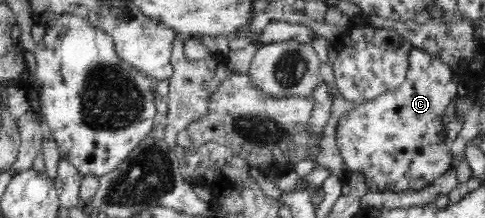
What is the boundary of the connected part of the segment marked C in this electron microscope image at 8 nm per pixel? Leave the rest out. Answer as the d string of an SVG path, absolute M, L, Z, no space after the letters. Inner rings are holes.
M414 47L408 59L410 66L406 79L399 87L389 89L387 93L371 101L356 104L350 112L340 118L336 127L337 149L343 158L343 167L348 171L348 176L361 174L361 178L365 178L368 191L375 193L425 189L429 183L433 183L448 169L452 169L455 163L452 147L445 142L442 115L446 113L446 107L453 101L453 97L460 94L461 88L453 80L451 68L439 58Z

